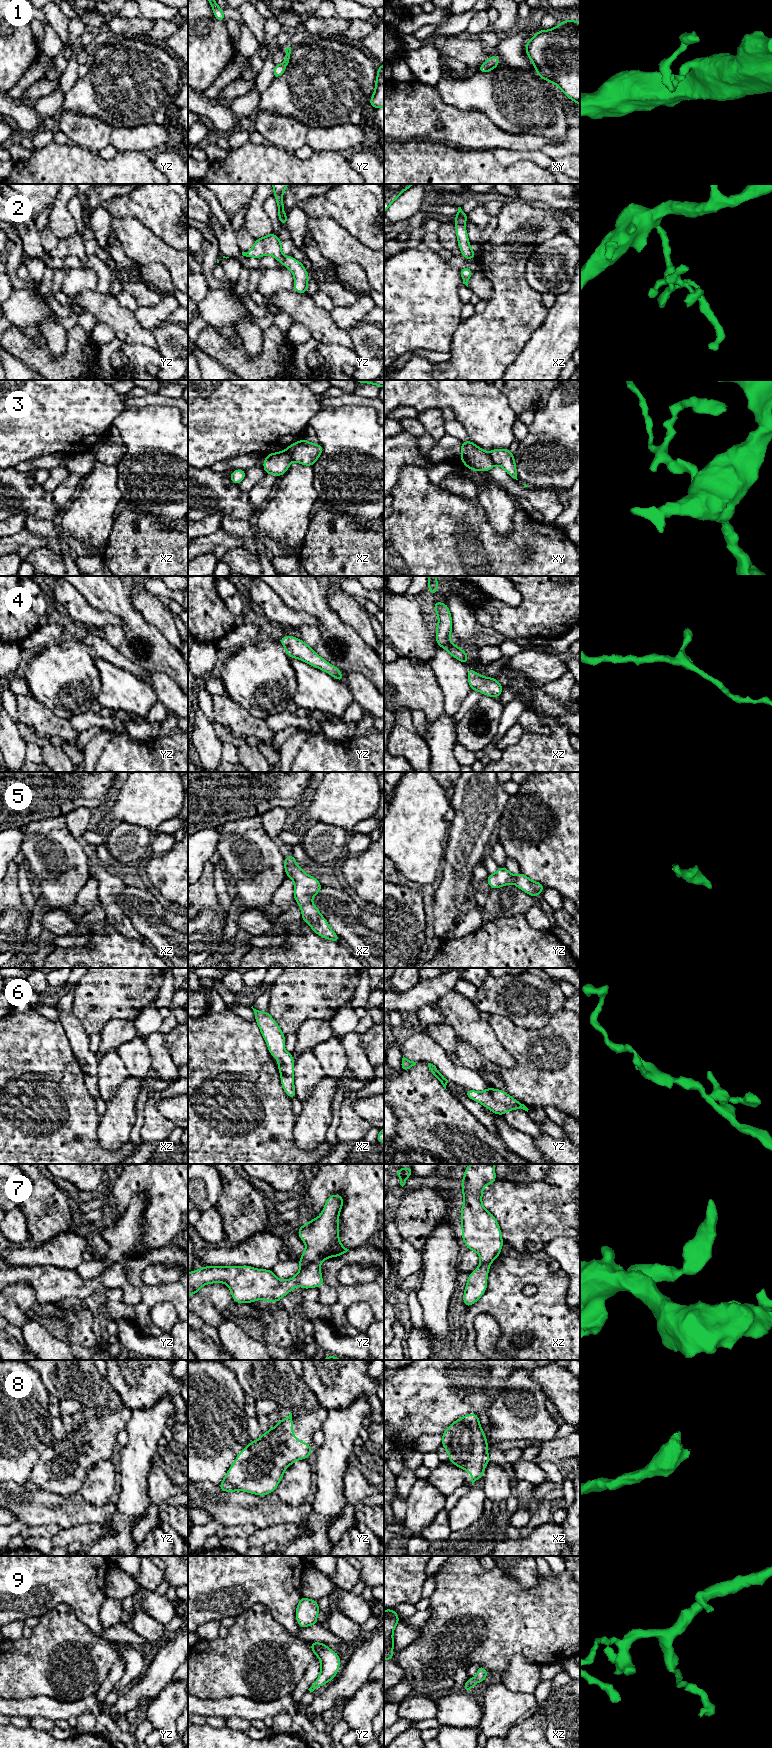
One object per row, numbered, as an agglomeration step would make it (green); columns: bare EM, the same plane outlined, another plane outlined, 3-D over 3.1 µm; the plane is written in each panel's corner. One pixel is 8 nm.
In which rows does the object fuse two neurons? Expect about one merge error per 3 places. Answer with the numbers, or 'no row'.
3

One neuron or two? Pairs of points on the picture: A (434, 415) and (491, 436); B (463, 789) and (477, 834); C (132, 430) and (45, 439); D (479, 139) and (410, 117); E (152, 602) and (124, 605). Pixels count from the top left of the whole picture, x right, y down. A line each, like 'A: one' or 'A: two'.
A: two
B: one
C: two
D: one
E: two

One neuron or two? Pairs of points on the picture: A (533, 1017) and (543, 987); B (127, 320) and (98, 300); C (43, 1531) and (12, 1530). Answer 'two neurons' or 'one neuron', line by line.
A: one neuron
B: one neuron
C: one neuron

